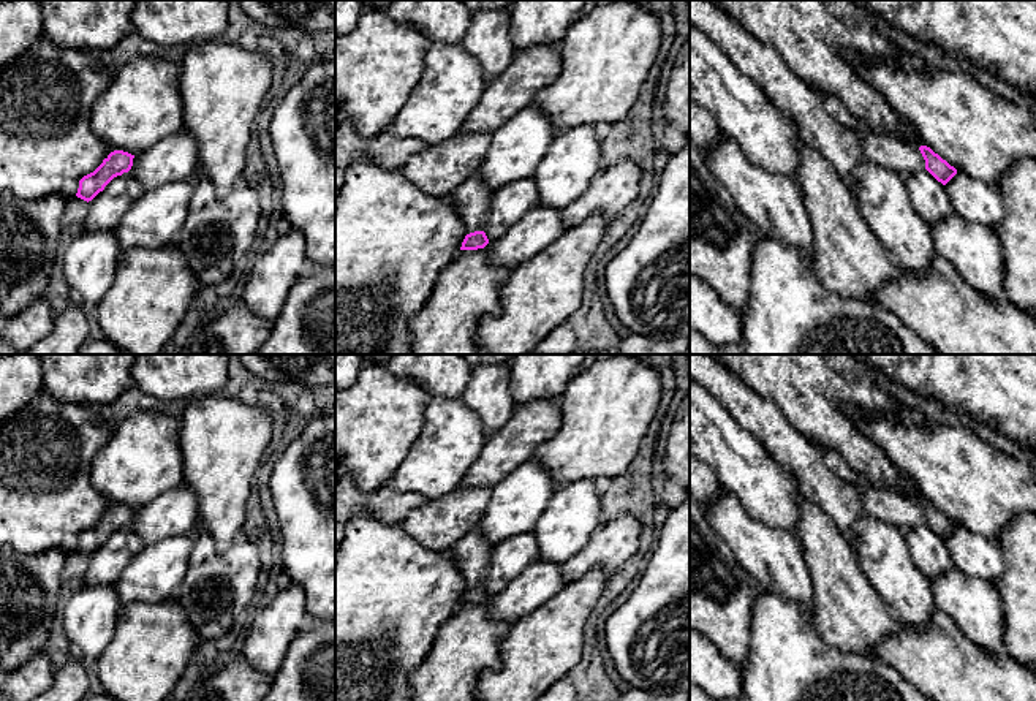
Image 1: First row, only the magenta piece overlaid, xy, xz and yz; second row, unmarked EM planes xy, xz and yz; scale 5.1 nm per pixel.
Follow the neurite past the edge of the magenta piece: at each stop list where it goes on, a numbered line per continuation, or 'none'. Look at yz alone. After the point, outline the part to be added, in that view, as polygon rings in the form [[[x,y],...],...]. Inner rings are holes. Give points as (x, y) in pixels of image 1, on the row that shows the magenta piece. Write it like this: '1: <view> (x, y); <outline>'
1: yz (891, 152); [[[819,92],[818,95],[835,122],[856,130],[862,136],[862,150],[867,160],[902,177],[925,169],[925,160],[914,142],[859,125],[837,97]]]

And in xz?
1: xz (472, 198); [[[475,174],[462,182],[449,199],[459,212],[467,233],[484,231],[493,191],[482,182],[481,176]]]

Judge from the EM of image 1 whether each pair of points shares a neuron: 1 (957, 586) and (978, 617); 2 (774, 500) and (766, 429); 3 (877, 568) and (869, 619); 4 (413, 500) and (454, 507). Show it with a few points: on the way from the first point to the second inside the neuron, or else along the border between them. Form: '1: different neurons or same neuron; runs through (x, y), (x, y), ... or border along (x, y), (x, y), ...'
1: same neuron; runs through (960, 594), (976, 610)
2: different neurons; border along (742, 428), (796, 478)
3: different neurons; border along (854, 556), (859, 570), (896, 617)
4: different neurons; border along (426, 499), (400, 522)

